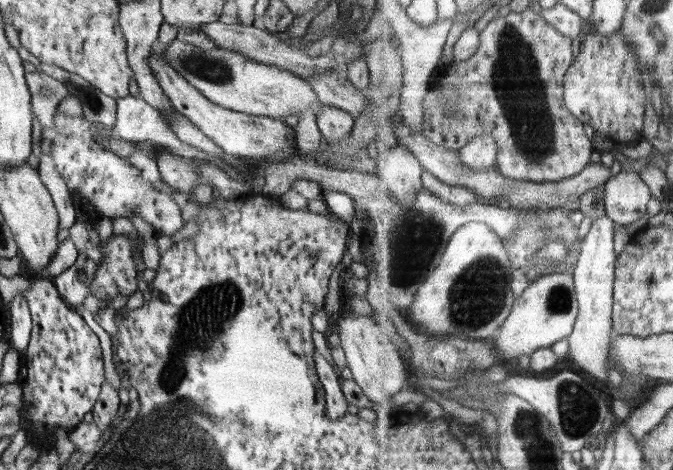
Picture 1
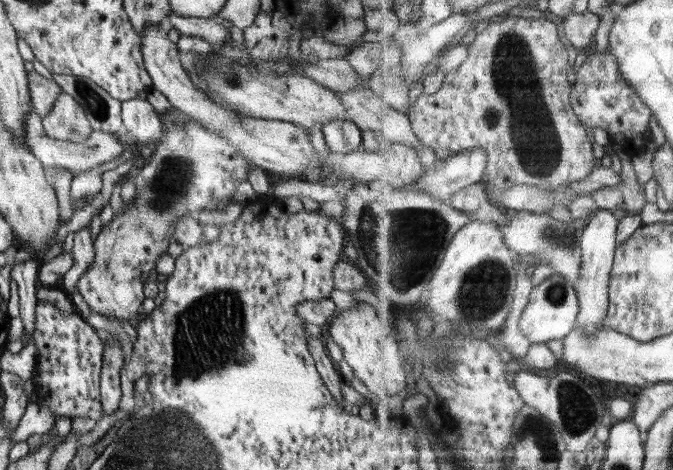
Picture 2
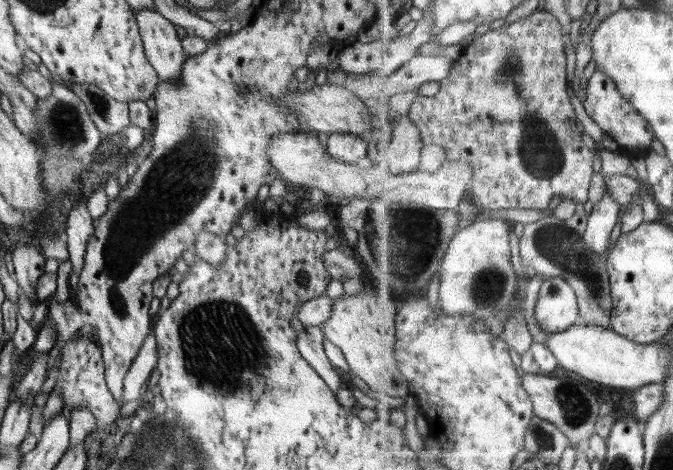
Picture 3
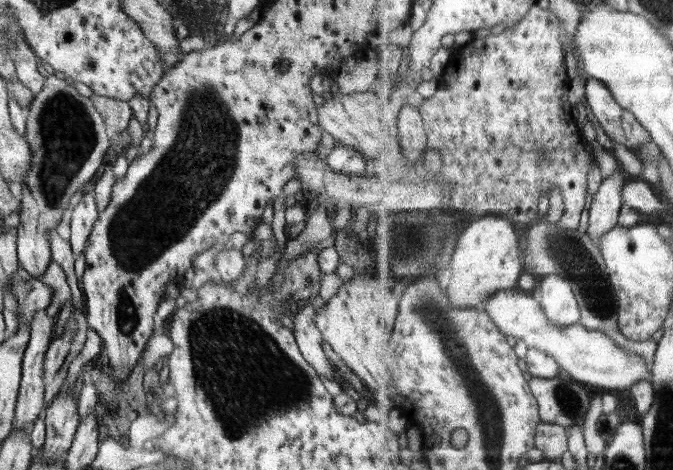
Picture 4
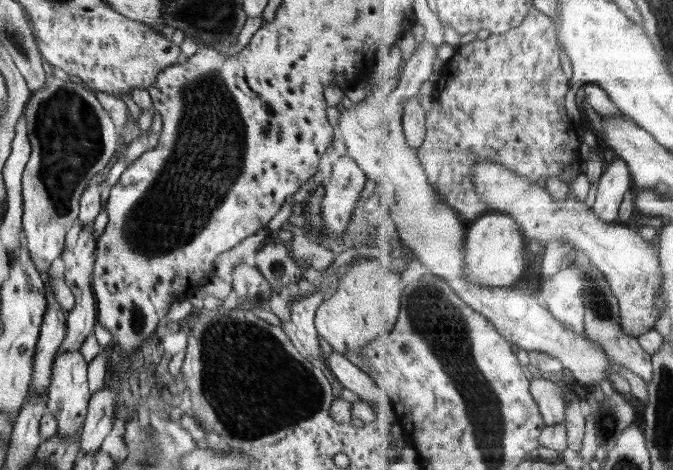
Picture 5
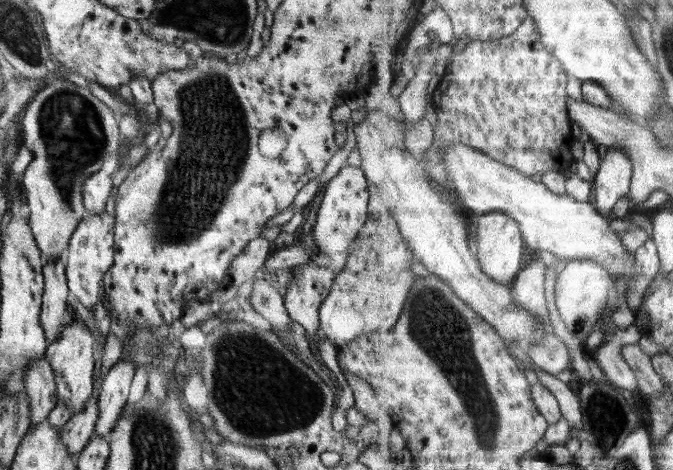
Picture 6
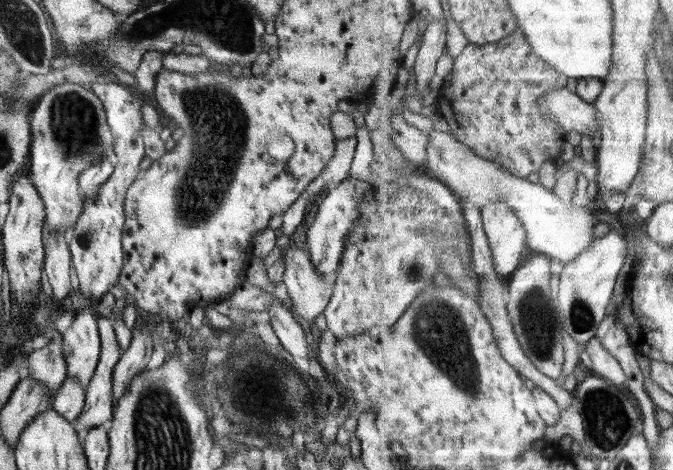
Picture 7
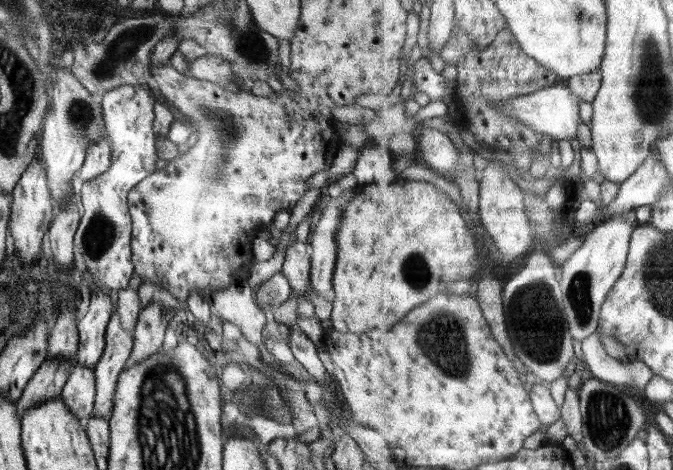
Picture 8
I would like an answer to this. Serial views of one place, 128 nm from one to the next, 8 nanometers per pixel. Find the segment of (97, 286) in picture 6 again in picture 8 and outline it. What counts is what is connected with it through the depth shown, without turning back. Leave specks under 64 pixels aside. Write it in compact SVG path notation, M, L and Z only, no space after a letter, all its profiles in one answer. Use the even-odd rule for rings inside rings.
M120 85L98 97L103 111L104 130L112 141L111 164L105 173L82 185L79 199L82 218L73 238L73 249L79 264L93 286L126 289L134 273L128 192L142 179L156 172L156 161L159 159L153 113L156 100L149 91L142 85Z

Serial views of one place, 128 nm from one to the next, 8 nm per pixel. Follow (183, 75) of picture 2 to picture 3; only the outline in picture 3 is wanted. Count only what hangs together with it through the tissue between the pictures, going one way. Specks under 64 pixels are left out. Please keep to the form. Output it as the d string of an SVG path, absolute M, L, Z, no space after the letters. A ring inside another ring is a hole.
M145 9L134 14L146 58L156 70L159 82L176 84L187 55L175 26L156 10ZM304 131L274 135L266 151L270 164L276 168L279 178L283 181L308 189L318 187L338 202L340 197L337 196L351 196L352 199L348 200L373 199L413 205L418 203L435 209L457 210L467 197L468 188L472 186L476 176L474 165L462 159L448 160L438 172L420 170L404 174L394 174L390 169L380 169L370 163L346 163L332 158L327 149L320 144L316 134Z

